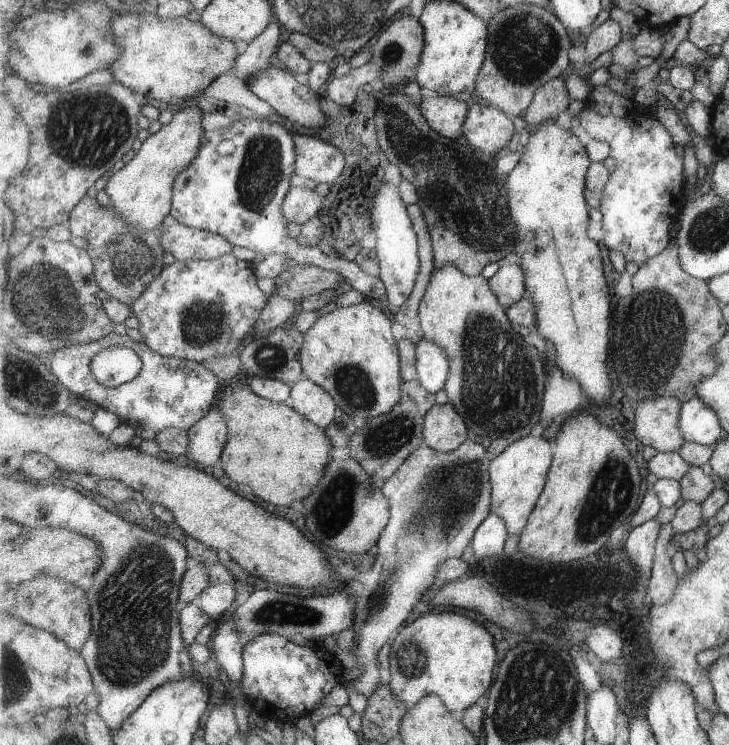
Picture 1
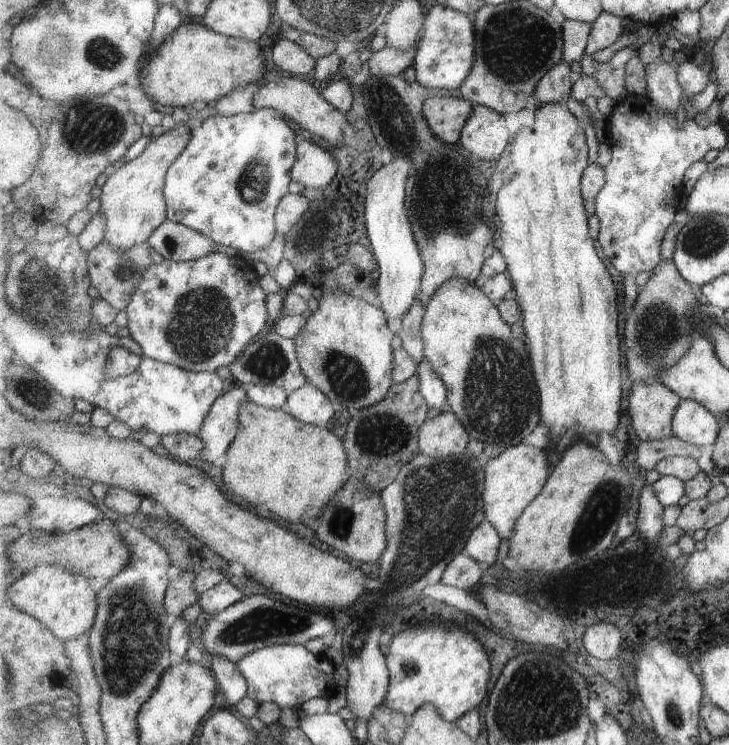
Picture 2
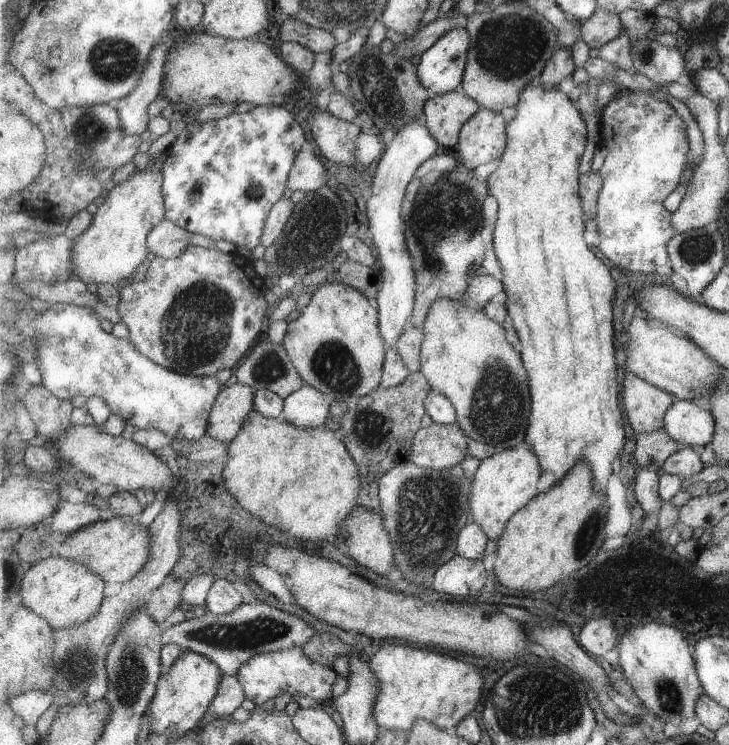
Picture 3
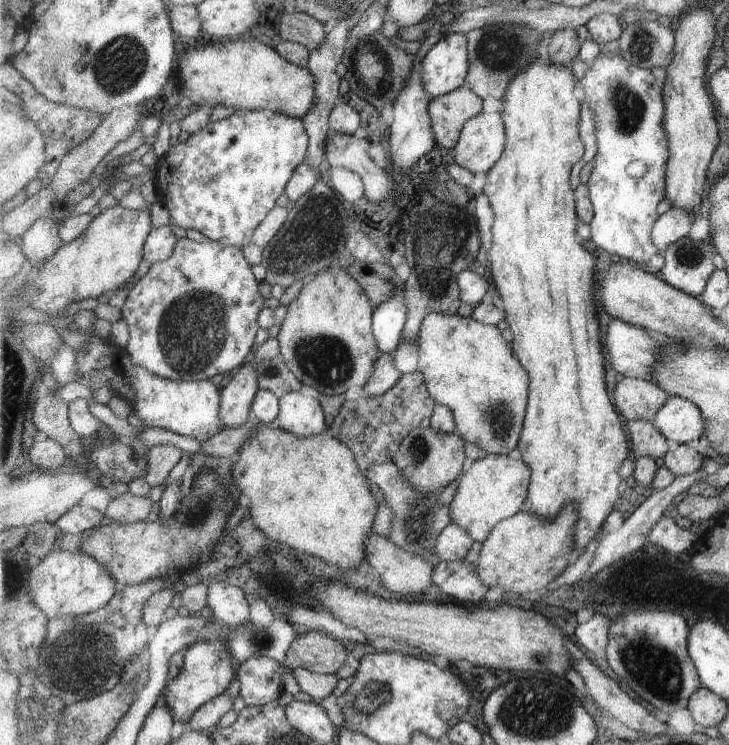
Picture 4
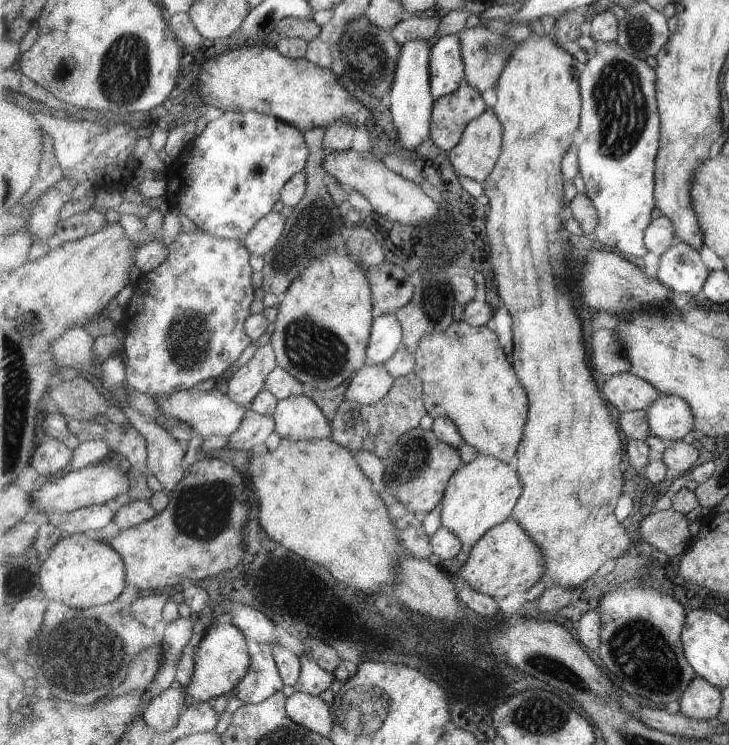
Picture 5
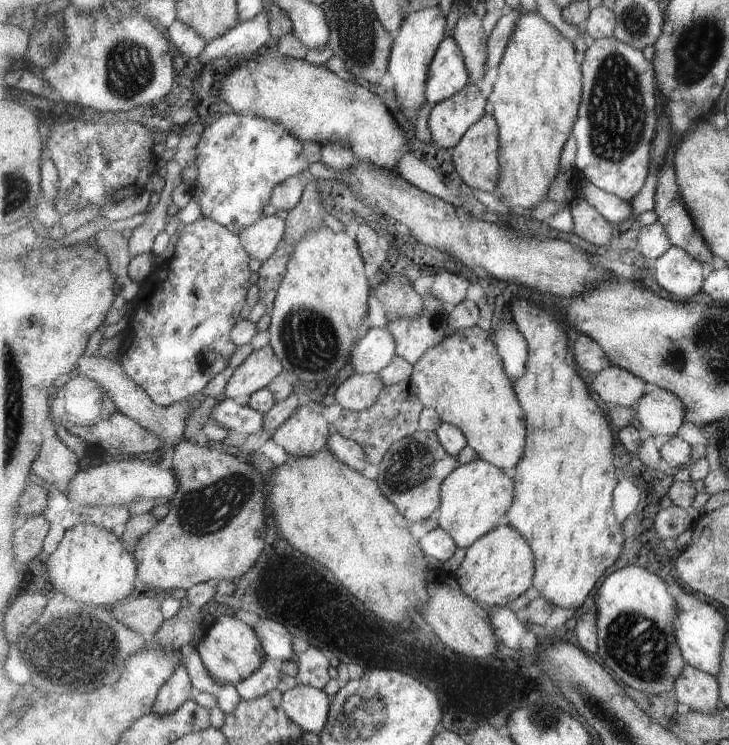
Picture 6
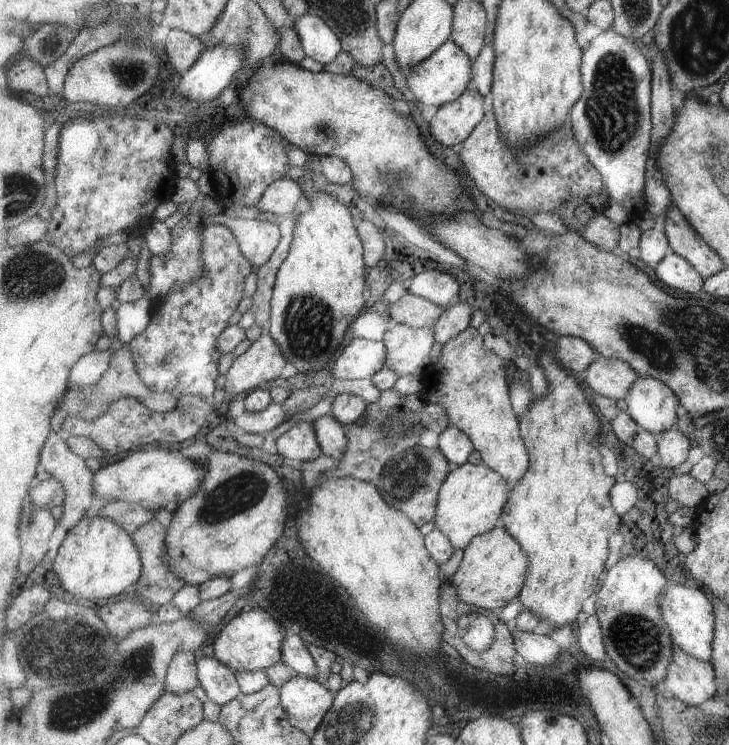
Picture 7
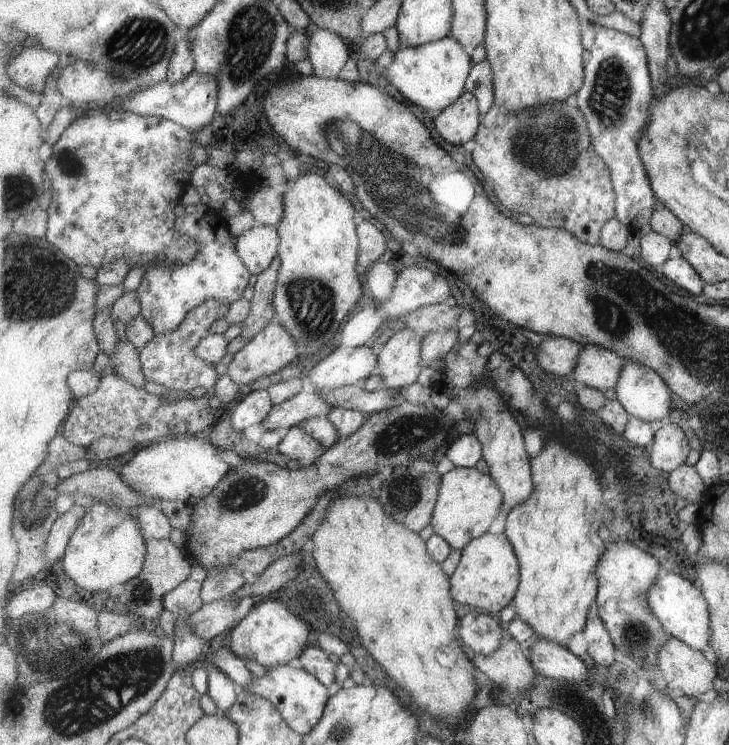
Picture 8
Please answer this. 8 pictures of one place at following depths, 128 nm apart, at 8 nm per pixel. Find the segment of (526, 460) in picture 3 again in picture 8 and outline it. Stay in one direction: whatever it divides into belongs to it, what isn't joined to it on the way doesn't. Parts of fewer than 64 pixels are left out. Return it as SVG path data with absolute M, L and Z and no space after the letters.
M455 467L442 476L442 485L431 525L435 532L434 534L441 535L454 549L458 548L462 551L470 542L489 533L493 520L497 518L499 512L503 512L504 506L502 488L498 485L498 482L495 482L490 473L483 474L483 472L477 470L477 467Z

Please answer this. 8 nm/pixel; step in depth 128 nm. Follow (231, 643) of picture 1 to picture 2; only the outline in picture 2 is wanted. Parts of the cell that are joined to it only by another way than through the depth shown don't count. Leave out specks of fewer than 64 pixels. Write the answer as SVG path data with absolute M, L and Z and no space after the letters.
M214 656L211 670L218 681L221 694L225 696L227 707L233 709L240 700L248 697L247 680L233 660L225 656Z

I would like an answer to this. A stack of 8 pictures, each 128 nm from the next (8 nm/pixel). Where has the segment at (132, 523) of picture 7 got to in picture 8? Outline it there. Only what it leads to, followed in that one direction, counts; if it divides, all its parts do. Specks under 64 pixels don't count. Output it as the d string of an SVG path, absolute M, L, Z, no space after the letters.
M139 505L129 509L130 515L138 520L144 539L168 539L173 526L170 518L155 505Z

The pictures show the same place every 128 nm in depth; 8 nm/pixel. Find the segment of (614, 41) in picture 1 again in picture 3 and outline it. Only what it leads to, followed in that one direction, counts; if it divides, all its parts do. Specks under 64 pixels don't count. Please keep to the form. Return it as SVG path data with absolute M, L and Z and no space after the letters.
M597 9L595 14L582 24L582 40L590 48L603 48L611 40L619 38L624 24L617 13Z

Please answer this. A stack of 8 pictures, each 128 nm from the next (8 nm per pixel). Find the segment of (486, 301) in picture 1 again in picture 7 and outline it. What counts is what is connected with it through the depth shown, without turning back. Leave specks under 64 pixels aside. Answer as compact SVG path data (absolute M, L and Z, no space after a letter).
M469 327L443 346L439 360L426 368L419 395L426 403L440 404L447 414L449 425L466 432L487 466L499 471L509 484L515 485L529 470L530 452L522 435L522 423L514 409L504 361L497 352L485 348L483 336L477 328Z

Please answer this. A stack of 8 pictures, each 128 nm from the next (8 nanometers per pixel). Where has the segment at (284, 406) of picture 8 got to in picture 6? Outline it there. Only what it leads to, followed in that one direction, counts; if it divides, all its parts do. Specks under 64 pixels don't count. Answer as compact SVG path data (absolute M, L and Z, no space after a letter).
M224 397L218 399L218 402L210 412L209 421L217 422L219 426L223 424L227 430L231 430L233 434L248 434L263 430L264 414L255 410L253 407L241 406L239 402L231 400L222 400Z

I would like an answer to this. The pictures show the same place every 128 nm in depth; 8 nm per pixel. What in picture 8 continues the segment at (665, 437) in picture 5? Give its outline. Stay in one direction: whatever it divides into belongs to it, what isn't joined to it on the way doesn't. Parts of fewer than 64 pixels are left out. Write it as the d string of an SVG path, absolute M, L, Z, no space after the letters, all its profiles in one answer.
M625 359L625 362L615 389L618 401L631 417L645 422L667 418L673 411L671 387L656 370L631 359Z

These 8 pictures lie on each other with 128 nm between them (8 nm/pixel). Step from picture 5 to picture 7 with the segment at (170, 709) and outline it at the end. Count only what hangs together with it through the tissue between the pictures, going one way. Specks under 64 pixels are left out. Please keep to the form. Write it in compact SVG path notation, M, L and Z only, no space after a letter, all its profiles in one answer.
M182 651L177 653L168 667L166 692L182 695L195 690L200 685L198 679L198 653Z

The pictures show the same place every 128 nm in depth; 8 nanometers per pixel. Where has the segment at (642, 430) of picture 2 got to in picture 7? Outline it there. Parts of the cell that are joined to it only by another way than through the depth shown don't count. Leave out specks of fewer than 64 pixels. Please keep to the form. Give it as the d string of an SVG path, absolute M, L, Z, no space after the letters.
M603 356L585 372L585 382L594 394L616 401L626 400L639 376L638 372L626 362Z

